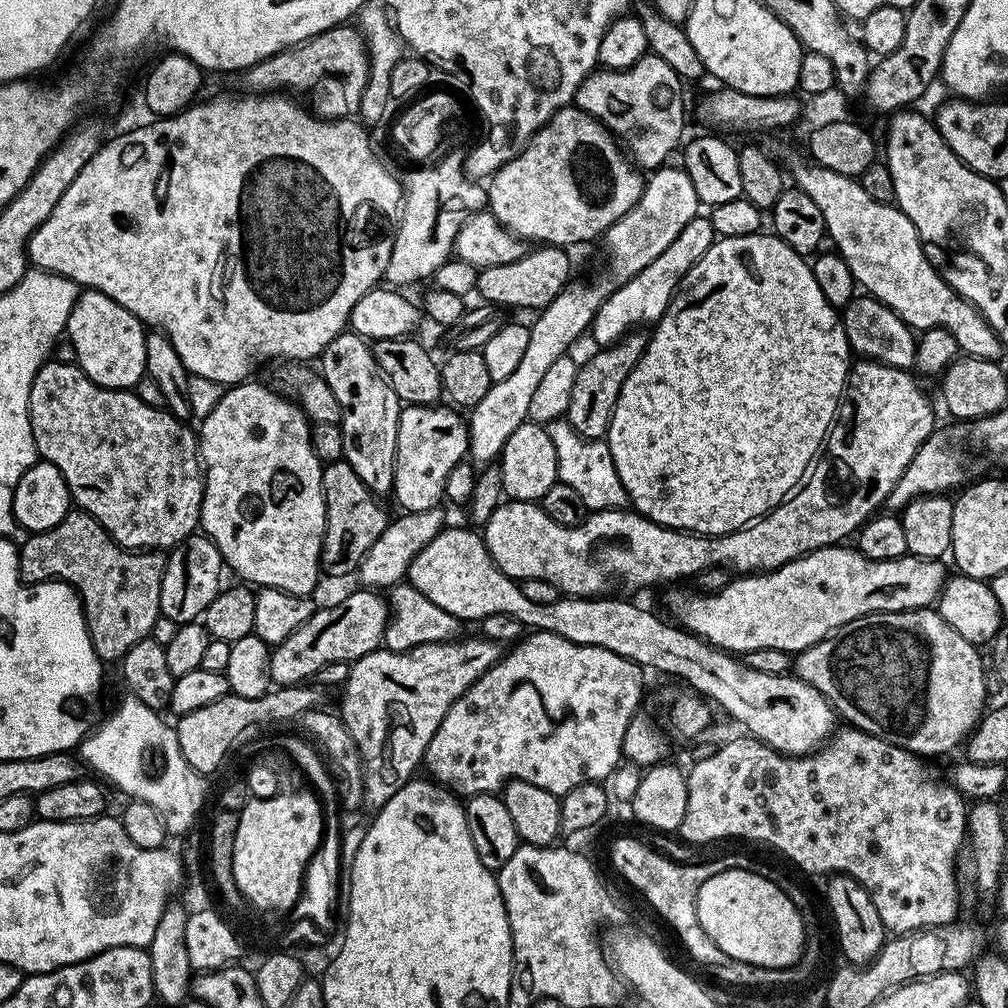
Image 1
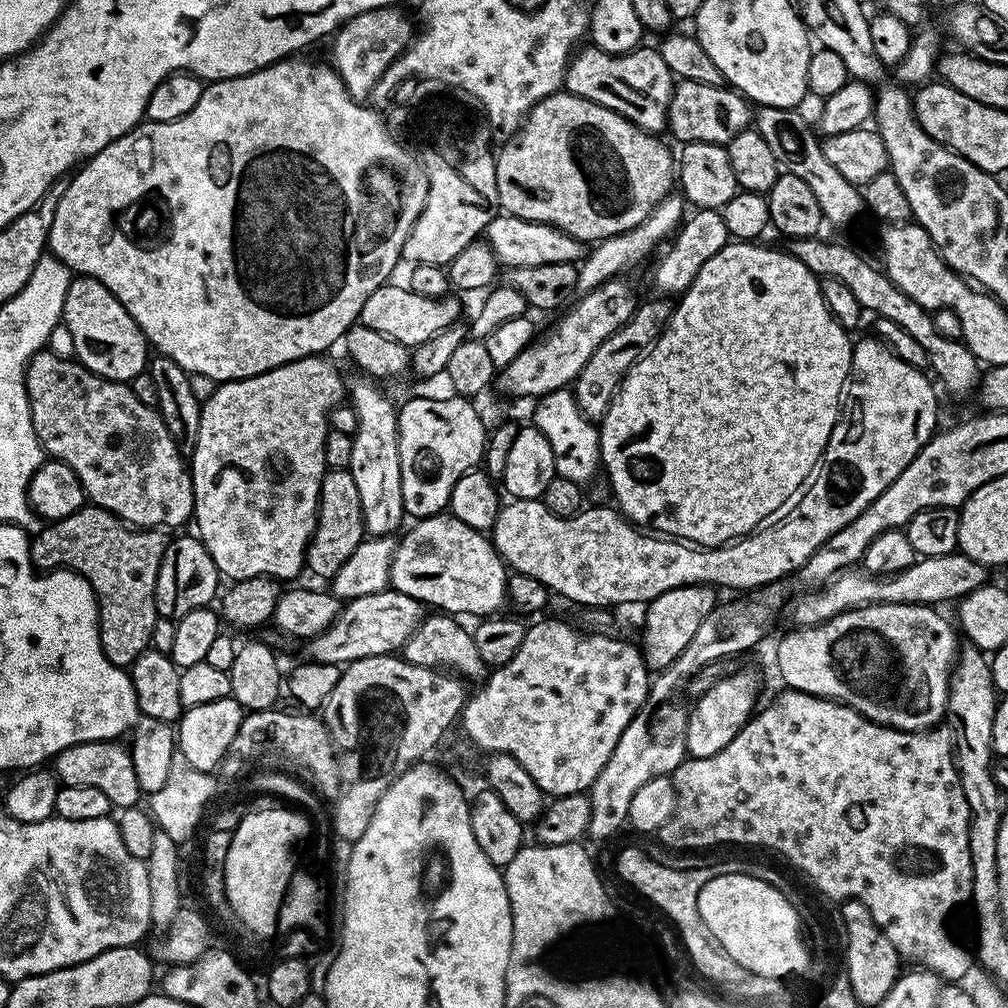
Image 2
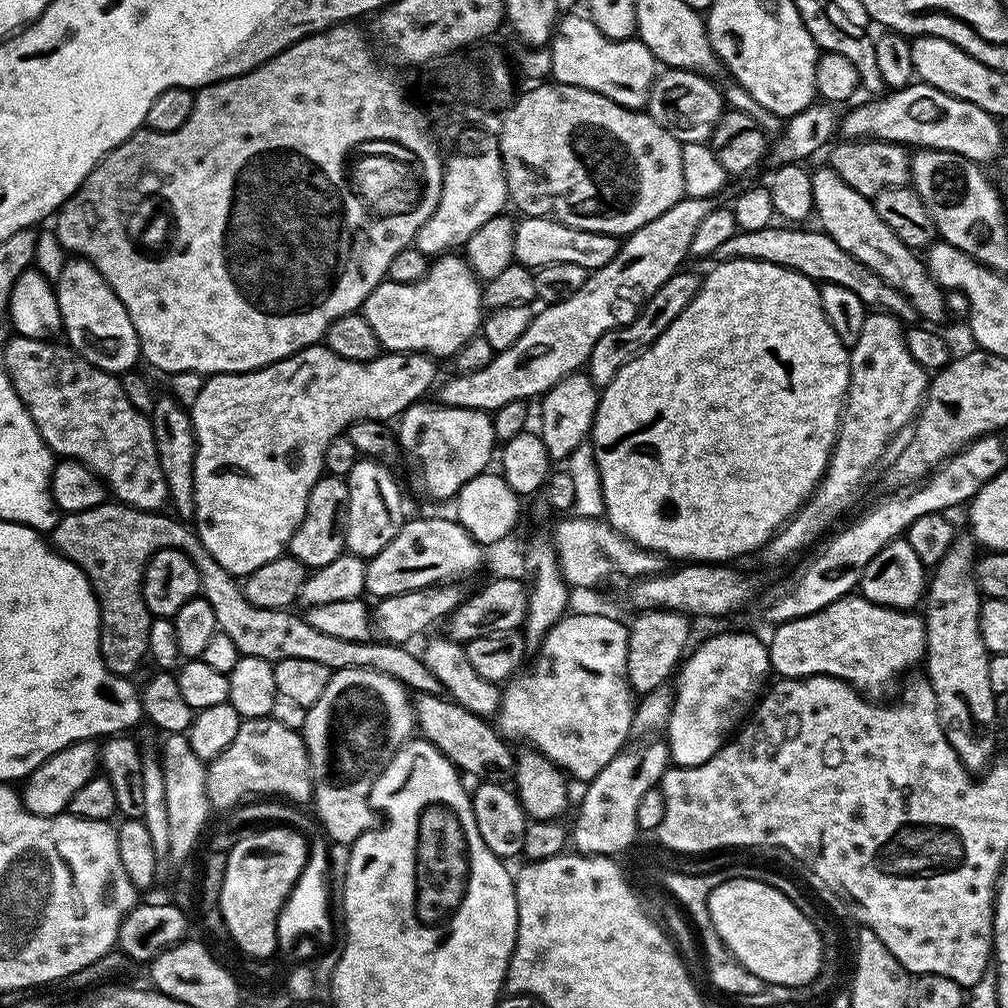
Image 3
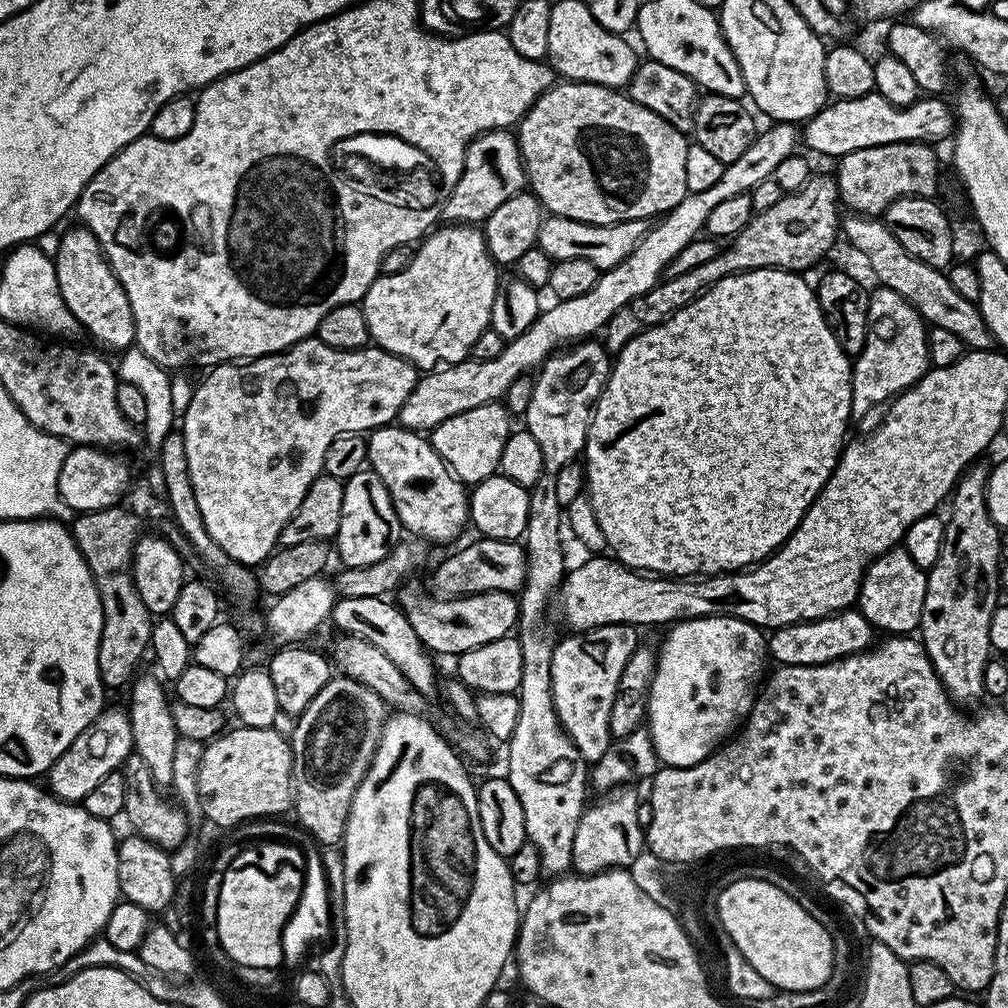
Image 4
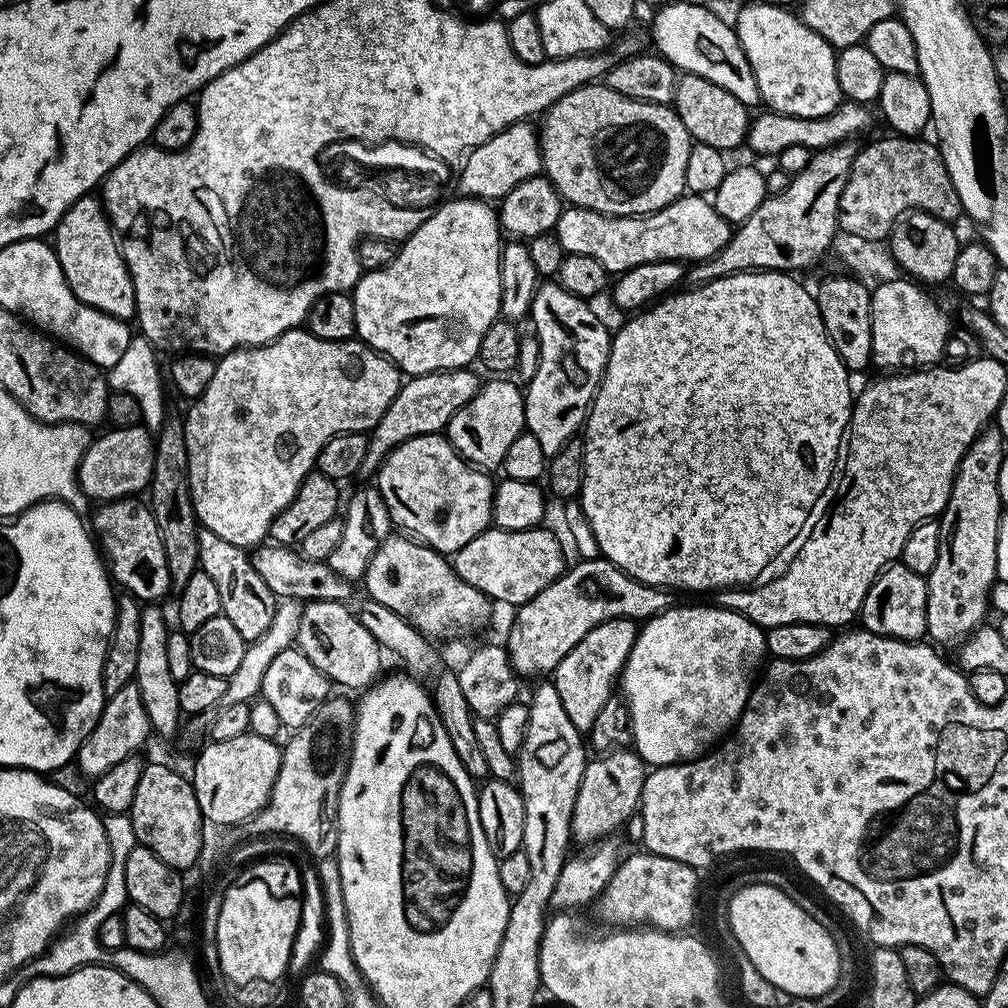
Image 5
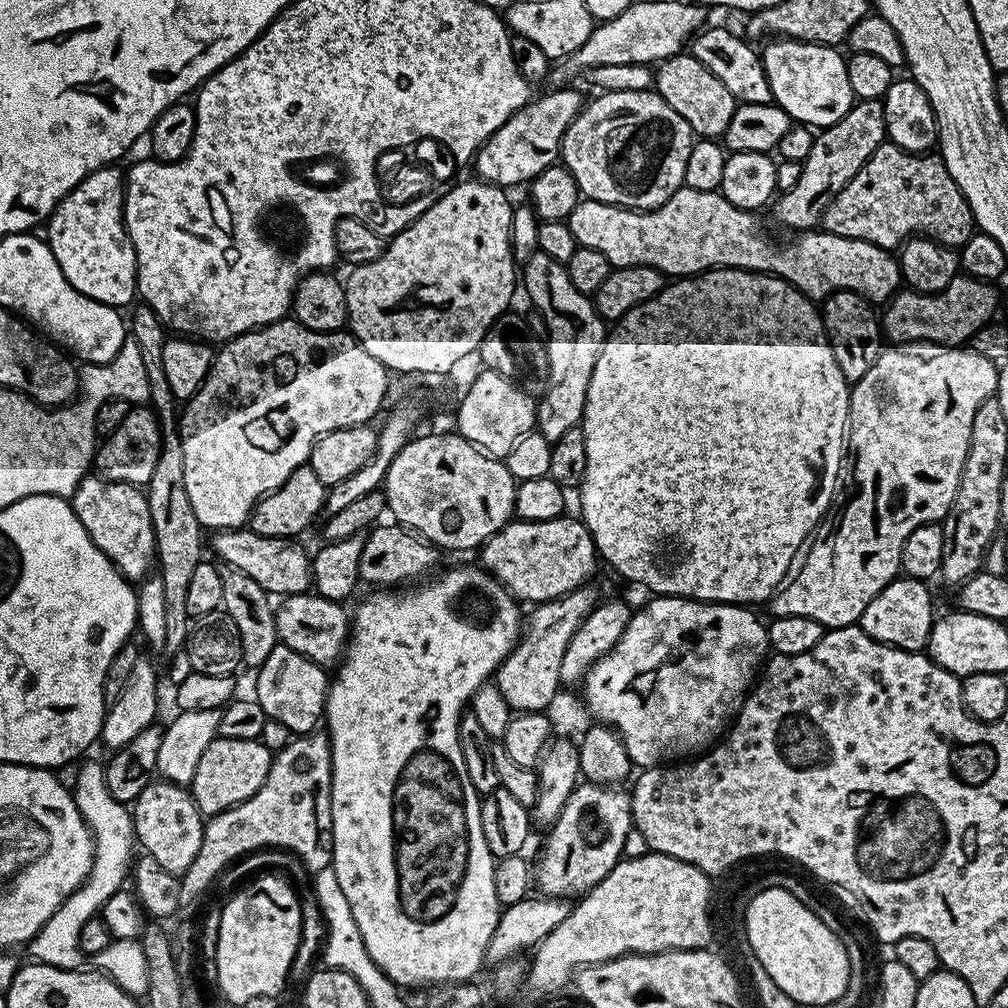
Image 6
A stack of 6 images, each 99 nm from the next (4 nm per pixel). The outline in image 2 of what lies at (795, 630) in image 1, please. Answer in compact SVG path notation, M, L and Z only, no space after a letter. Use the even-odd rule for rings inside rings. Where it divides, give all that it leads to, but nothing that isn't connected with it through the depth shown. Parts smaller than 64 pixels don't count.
M957 550L941 556L926 556L917 559L906 570L889 576L873 576L860 570L840 573L835 580L829 580L823 588L804 594L796 604L796 624L811 626L821 624L848 608L861 608L867 604L926 604L940 606L943 600L959 602L966 594L989 583L989 569L983 564Z

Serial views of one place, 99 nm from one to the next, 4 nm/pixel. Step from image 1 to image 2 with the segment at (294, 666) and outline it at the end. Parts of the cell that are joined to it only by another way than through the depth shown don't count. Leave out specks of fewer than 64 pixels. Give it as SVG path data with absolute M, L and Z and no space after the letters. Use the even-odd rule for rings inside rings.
M391 586L382 592L356 597L341 607L331 626L307 641L307 655L318 662L347 666L354 660L399 653L425 615L426 605L421 600L395 592Z

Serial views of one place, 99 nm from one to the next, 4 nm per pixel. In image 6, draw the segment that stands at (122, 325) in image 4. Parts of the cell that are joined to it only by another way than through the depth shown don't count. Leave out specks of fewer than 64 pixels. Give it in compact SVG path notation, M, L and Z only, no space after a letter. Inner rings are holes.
M116 166L99 168L97 172L90 173L70 194L66 194L66 198L62 198L62 202L52 211L51 216L46 221L46 229L48 228L46 243L48 249L54 254L54 258L62 270L62 274L68 279L70 286L74 286L74 290L86 294L86 298L94 298L99 304L111 304L113 308L120 310L123 309L123 304L128 304L132 299L134 301L137 299L138 289L136 286L136 255L134 254L134 246L130 242L130 234L124 225L124 189L126 187L126 176L123 171L119 172L118 169L119 167Z

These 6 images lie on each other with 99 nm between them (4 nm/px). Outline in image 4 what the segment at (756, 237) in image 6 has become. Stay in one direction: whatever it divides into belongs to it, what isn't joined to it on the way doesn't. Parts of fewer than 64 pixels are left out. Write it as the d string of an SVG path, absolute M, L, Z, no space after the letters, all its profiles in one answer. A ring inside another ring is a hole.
M548 214L538 230L536 242L554 262L566 258L586 258L586 262L594 262L596 268L607 270L621 264L636 249L636 243L644 238L645 231L646 224L642 220L623 220L617 224L587 224L574 218Z

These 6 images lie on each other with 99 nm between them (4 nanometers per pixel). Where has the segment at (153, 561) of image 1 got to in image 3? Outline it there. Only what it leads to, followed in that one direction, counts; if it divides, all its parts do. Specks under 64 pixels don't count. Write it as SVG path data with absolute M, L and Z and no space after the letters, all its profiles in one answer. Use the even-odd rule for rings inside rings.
M105 502L90 510L63 513L50 533L52 547L77 564L92 583L100 604L100 653L104 665L114 674L131 677L148 656L150 626L154 619L144 597L144 575L149 560L163 548L181 548L199 572L201 595L213 607L217 629L233 639L241 656L262 658L272 663L286 658L307 658L321 662L332 671L368 668L394 677L415 693L430 696L443 693L440 680L425 666L423 659L414 656L407 647L381 640L333 638L315 630L305 617L298 617L293 611L254 606L246 599L239 579L214 561L195 531L175 515L164 514L160 510L143 512L128 504Z

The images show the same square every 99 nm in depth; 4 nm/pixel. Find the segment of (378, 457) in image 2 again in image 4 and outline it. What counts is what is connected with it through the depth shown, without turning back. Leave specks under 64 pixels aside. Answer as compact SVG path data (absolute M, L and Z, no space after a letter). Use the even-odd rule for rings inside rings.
M361 470L344 481L342 522L334 538L334 552L335 555L336 552L340 555L339 563L343 567L357 568L382 562L382 558L386 558L386 554L390 554L392 549L401 543L400 532L402 533L402 525L382 478Z

